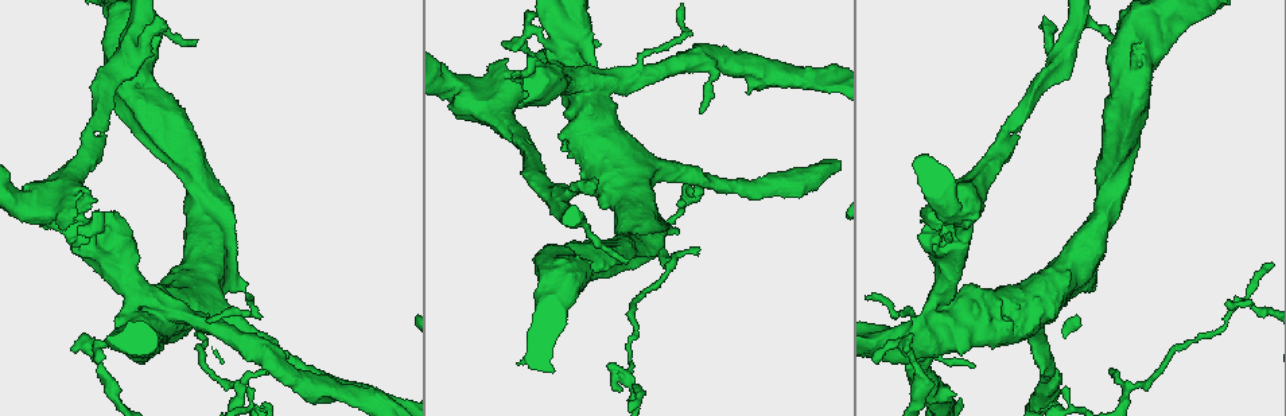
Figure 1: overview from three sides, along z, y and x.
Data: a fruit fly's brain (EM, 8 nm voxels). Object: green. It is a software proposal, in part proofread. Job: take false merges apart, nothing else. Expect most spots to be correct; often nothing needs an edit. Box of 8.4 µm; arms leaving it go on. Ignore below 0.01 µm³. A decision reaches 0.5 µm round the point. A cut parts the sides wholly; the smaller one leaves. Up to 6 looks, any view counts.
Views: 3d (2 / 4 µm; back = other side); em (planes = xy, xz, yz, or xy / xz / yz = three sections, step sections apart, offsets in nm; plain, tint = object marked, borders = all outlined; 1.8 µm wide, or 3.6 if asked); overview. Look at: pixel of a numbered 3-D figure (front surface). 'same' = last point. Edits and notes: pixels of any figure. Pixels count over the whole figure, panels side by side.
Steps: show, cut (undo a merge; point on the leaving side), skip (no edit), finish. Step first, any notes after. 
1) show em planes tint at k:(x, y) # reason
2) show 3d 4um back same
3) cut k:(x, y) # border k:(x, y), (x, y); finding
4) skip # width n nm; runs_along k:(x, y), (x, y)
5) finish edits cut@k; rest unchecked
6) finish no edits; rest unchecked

show em yz step 4 tint at 1:(239, 401) # branch point

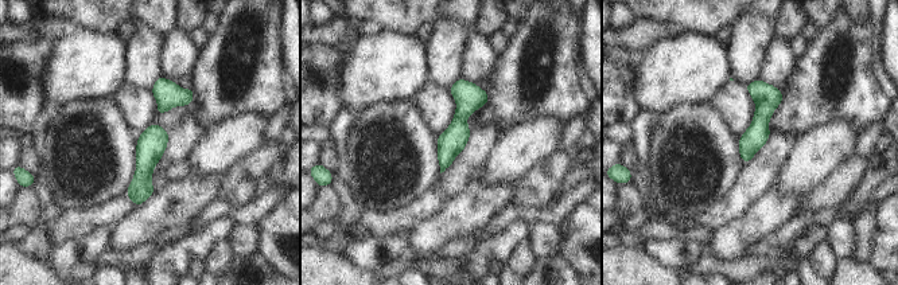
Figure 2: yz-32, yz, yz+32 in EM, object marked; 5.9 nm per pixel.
show em planes tint same # cut it another way

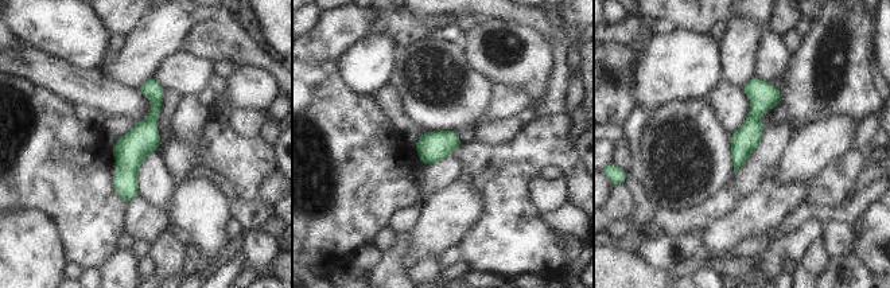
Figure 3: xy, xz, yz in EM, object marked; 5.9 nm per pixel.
skip # width 160 nm; continuous, no second neuron

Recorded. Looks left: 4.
show em planes tint at 1:(1241, 303) # abrupt turn

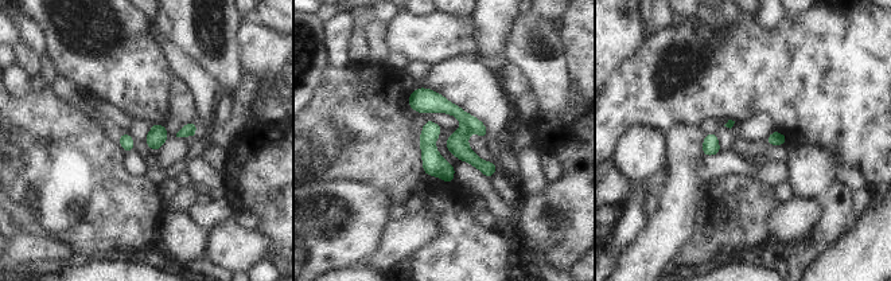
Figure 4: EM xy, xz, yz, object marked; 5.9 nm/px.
cut 4:(432, 101) # border 4:(460, 128), (469, 133); two neurons meet here

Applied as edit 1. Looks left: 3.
show overview # redraw

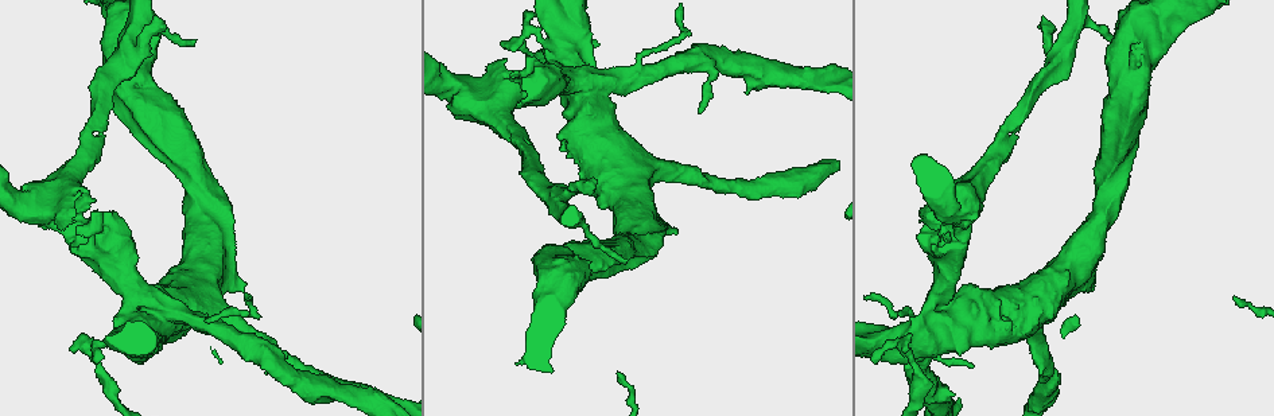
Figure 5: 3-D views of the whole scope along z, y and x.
show 3d 4um at 5:(488, 100) # sudden change in width

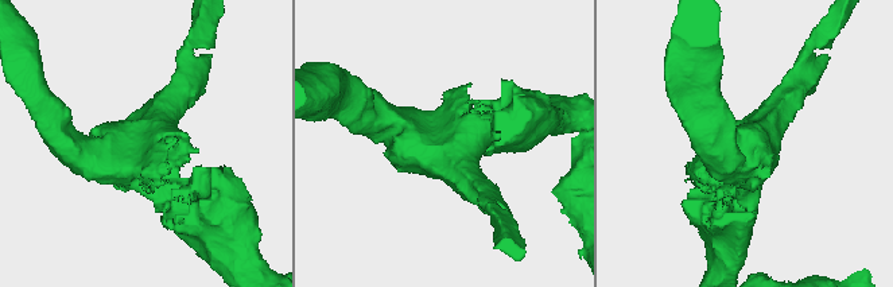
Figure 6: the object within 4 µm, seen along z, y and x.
show em 3.6um planes tint at 6:(446, 146) # arms 4; shape alone is not enough

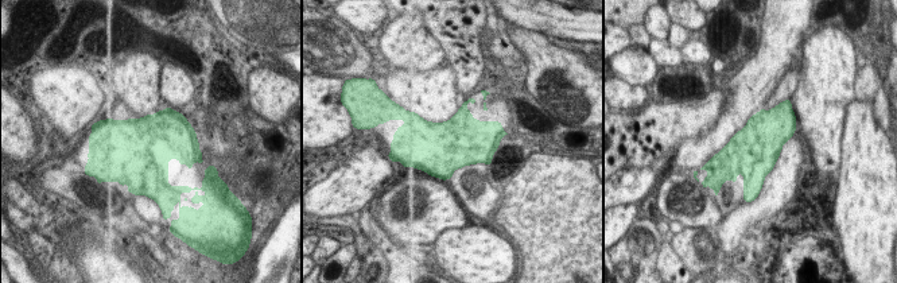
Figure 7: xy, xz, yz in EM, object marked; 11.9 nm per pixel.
skip # width 600 nm; one neuron here

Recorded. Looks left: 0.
finish edits cut@4; rest unchecked

